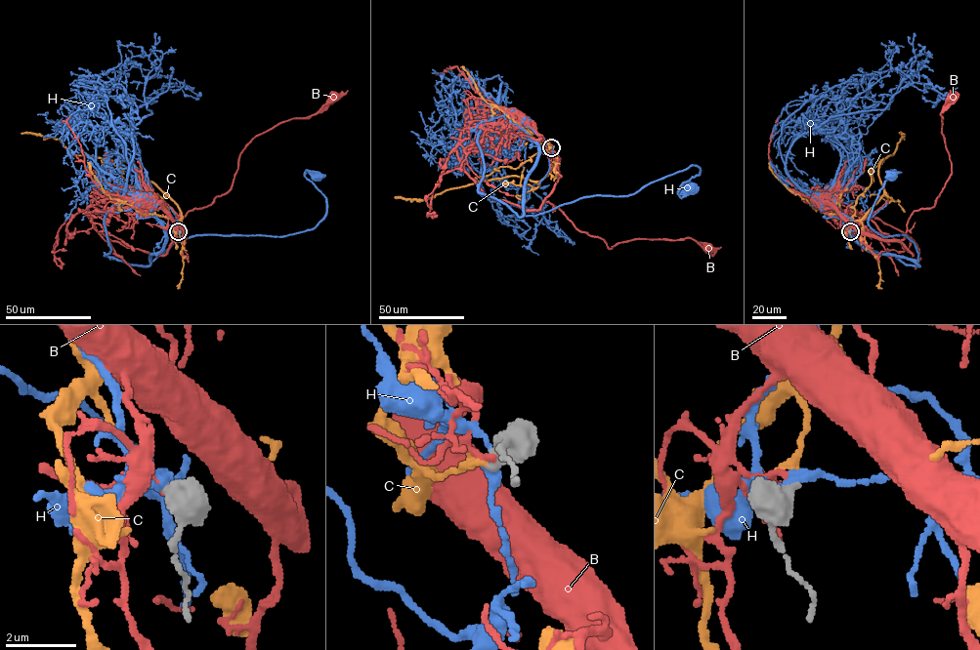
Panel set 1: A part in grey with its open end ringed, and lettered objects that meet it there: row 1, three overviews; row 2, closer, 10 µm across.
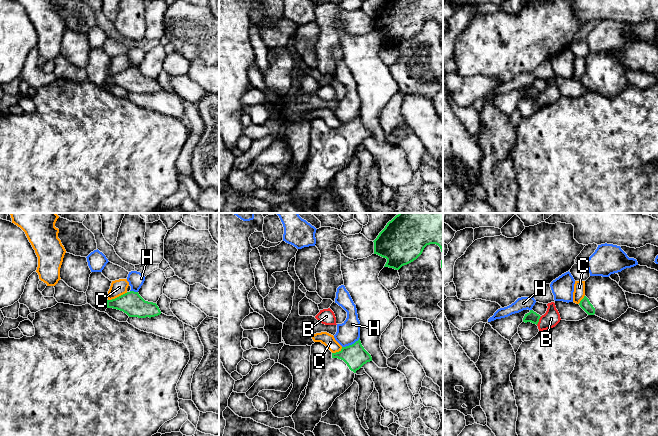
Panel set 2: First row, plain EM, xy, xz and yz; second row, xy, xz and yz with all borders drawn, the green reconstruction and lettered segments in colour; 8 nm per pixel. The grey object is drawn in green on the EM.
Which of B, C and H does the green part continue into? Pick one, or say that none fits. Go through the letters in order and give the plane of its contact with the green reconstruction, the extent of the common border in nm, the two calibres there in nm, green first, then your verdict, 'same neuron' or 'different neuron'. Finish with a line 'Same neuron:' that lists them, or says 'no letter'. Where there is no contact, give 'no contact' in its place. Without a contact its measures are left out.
B: contact in yz; length 80 nm; calibres 90 and 140 nm; different neuron
C: contact in xy; length 170 nm; calibres 190 and 130 nm; different neuron
H: contact in xz; length 170 nm; calibres 190 and 180 nm; different neuron
Same neuron: no letter

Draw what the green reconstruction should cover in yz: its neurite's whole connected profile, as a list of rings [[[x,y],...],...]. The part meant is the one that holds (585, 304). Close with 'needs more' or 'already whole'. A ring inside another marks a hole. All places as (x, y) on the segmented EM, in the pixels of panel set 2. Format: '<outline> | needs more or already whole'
[[[590,276],[585,281],[585,296],[579,303],[588,315],[596,315],[612,322],[624,314],[629,308],[625,292],[619,284],[610,277]]] | needs more

